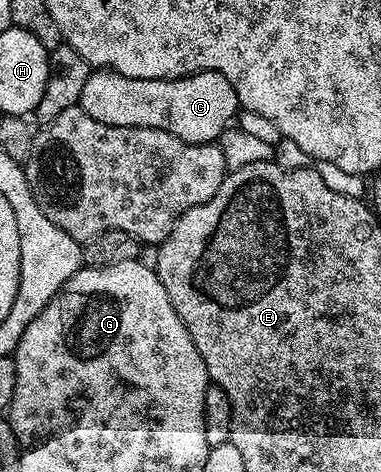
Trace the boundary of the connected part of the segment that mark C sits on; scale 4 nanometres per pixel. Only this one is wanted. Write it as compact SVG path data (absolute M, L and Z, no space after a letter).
M96 69L82 89L78 106L94 121L162 129L187 143L216 143L233 126L241 110L234 85L217 71L200 71L180 79L135 79L117 71Z

